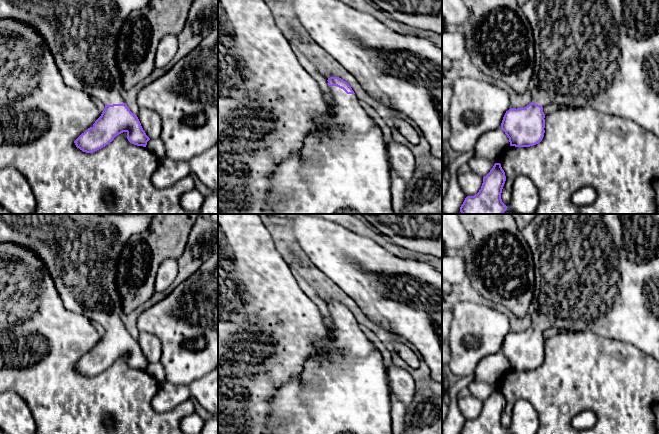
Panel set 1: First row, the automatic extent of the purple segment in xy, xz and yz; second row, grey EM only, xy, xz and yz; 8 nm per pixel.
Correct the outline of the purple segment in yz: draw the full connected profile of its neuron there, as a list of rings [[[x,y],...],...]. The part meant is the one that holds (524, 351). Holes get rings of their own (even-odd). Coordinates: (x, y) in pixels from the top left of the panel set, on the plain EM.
[[[538,214],[521,231],[531,250],[534,262],[535,288],[531,301],[532,324],[524,332],[506,335],[501,353],[509,362],[510,370],[530,371],[540,367],[545,357],[543,332],[550,328],[566,331],[588,331],[607,339],[629,343],[659,361],[659,214]]]

